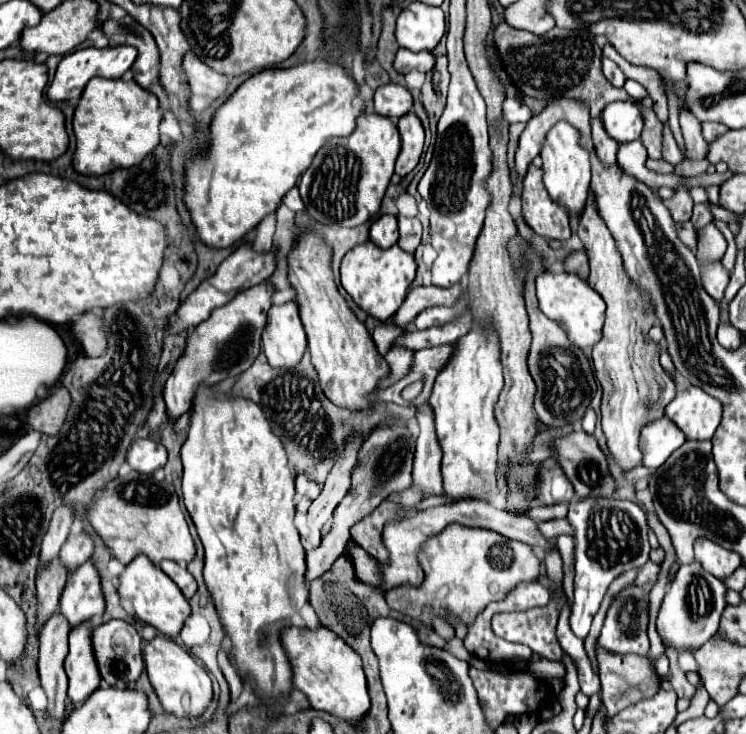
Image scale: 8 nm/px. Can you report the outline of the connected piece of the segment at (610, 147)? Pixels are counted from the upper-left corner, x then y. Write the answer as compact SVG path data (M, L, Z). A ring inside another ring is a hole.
M594 119L592 123L592 141L594 141L596 155L600 157L600 161L604 161L604 165L616 165L618 143L612 141L612 137L606 133L602 119Z

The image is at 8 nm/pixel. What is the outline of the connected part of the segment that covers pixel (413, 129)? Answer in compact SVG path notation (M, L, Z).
M406 113L398 121L398 131L402 139L402 151L396 161L396 173L400 177L408 175L420 161L424 149L424 127L414 113Z

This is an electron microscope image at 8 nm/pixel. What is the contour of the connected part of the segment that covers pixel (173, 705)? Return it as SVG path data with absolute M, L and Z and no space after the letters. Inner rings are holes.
M156 635L144 645L144 661L150 683L166 713L176 717L200 717L212 703L212 681L204 667L200 667L176 641Z

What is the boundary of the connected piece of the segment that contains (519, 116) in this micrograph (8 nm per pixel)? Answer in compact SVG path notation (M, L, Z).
M506 99L504 101L504 119L506 121L530 121L532 119L532 111L522 103L522 99Z

